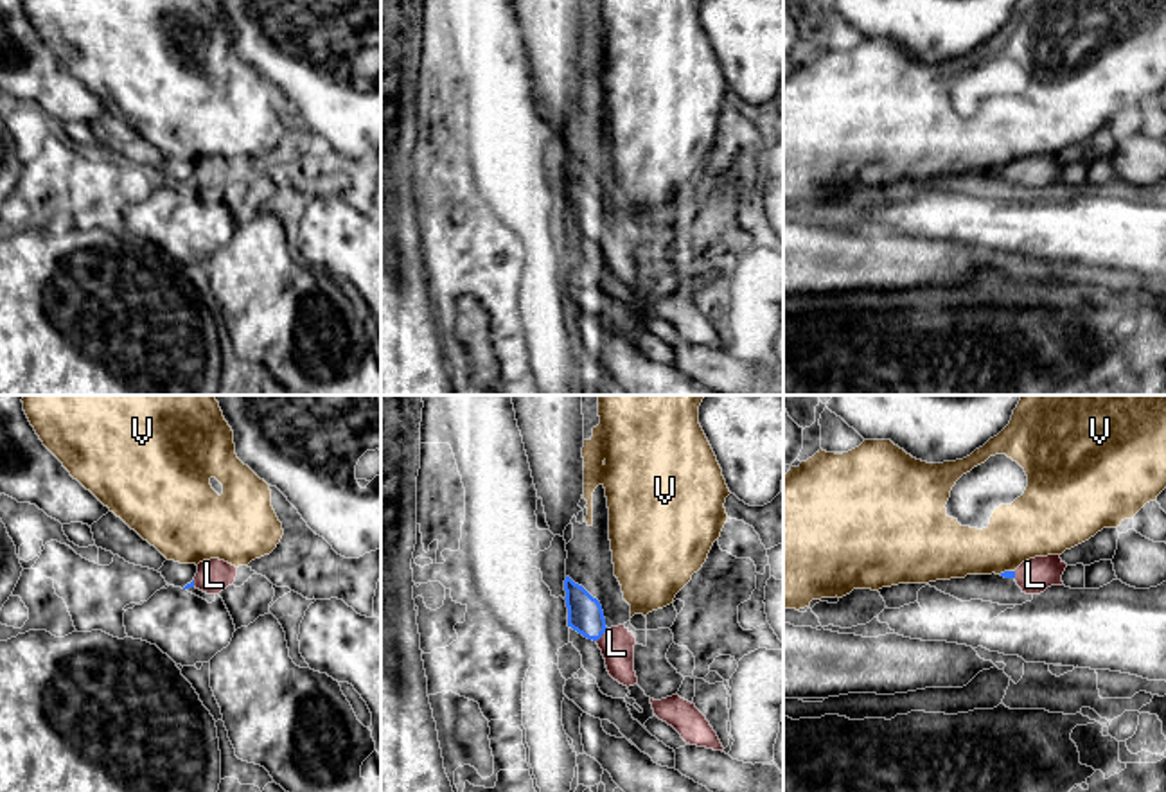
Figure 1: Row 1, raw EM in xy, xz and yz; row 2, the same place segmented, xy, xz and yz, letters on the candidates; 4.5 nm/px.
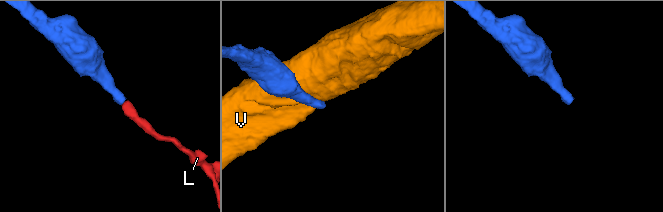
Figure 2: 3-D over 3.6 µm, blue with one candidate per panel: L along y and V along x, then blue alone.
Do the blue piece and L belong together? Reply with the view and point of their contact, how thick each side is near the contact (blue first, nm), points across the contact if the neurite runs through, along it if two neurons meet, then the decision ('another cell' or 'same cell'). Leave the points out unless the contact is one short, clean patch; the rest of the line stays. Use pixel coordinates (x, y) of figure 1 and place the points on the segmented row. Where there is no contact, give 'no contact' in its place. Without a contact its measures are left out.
contact xz (600, 636); calibres 160 and 160 nm; way xz (584, 613), (600, 636), (617, 643); same cell

